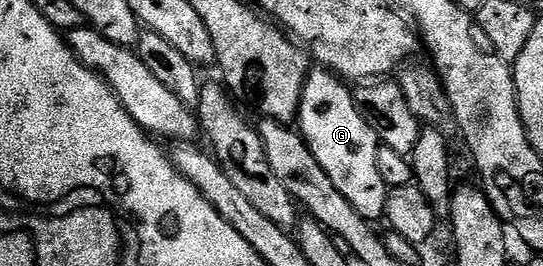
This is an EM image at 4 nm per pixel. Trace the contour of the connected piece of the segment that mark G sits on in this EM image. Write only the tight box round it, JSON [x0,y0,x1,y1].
[296,65,390,221]

